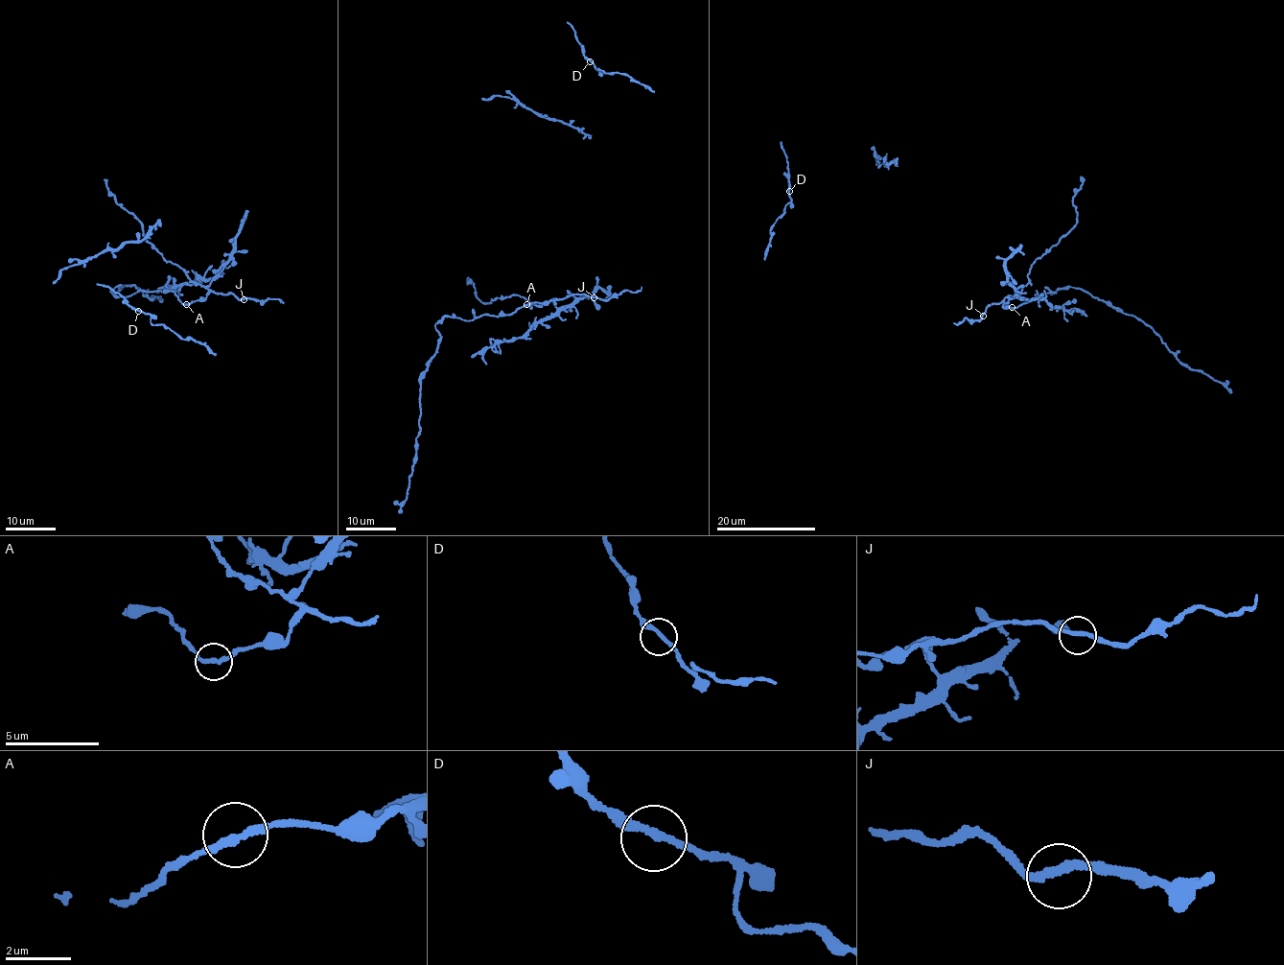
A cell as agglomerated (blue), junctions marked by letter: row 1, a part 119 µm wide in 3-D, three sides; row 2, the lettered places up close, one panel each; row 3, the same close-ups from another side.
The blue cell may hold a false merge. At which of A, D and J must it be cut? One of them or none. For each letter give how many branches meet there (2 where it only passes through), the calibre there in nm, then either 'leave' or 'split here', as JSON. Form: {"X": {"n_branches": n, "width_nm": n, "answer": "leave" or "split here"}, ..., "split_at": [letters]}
{"A": {"n_branches": 2, "width_nm": 220, "answer": "leave"}, "D": {"n_branches": 2, "width_nm": 220, "answer": "leave"}, "J": {"n_branches": 2, "width_nm": 220, "answer": "leave"}, "split_at": []}

